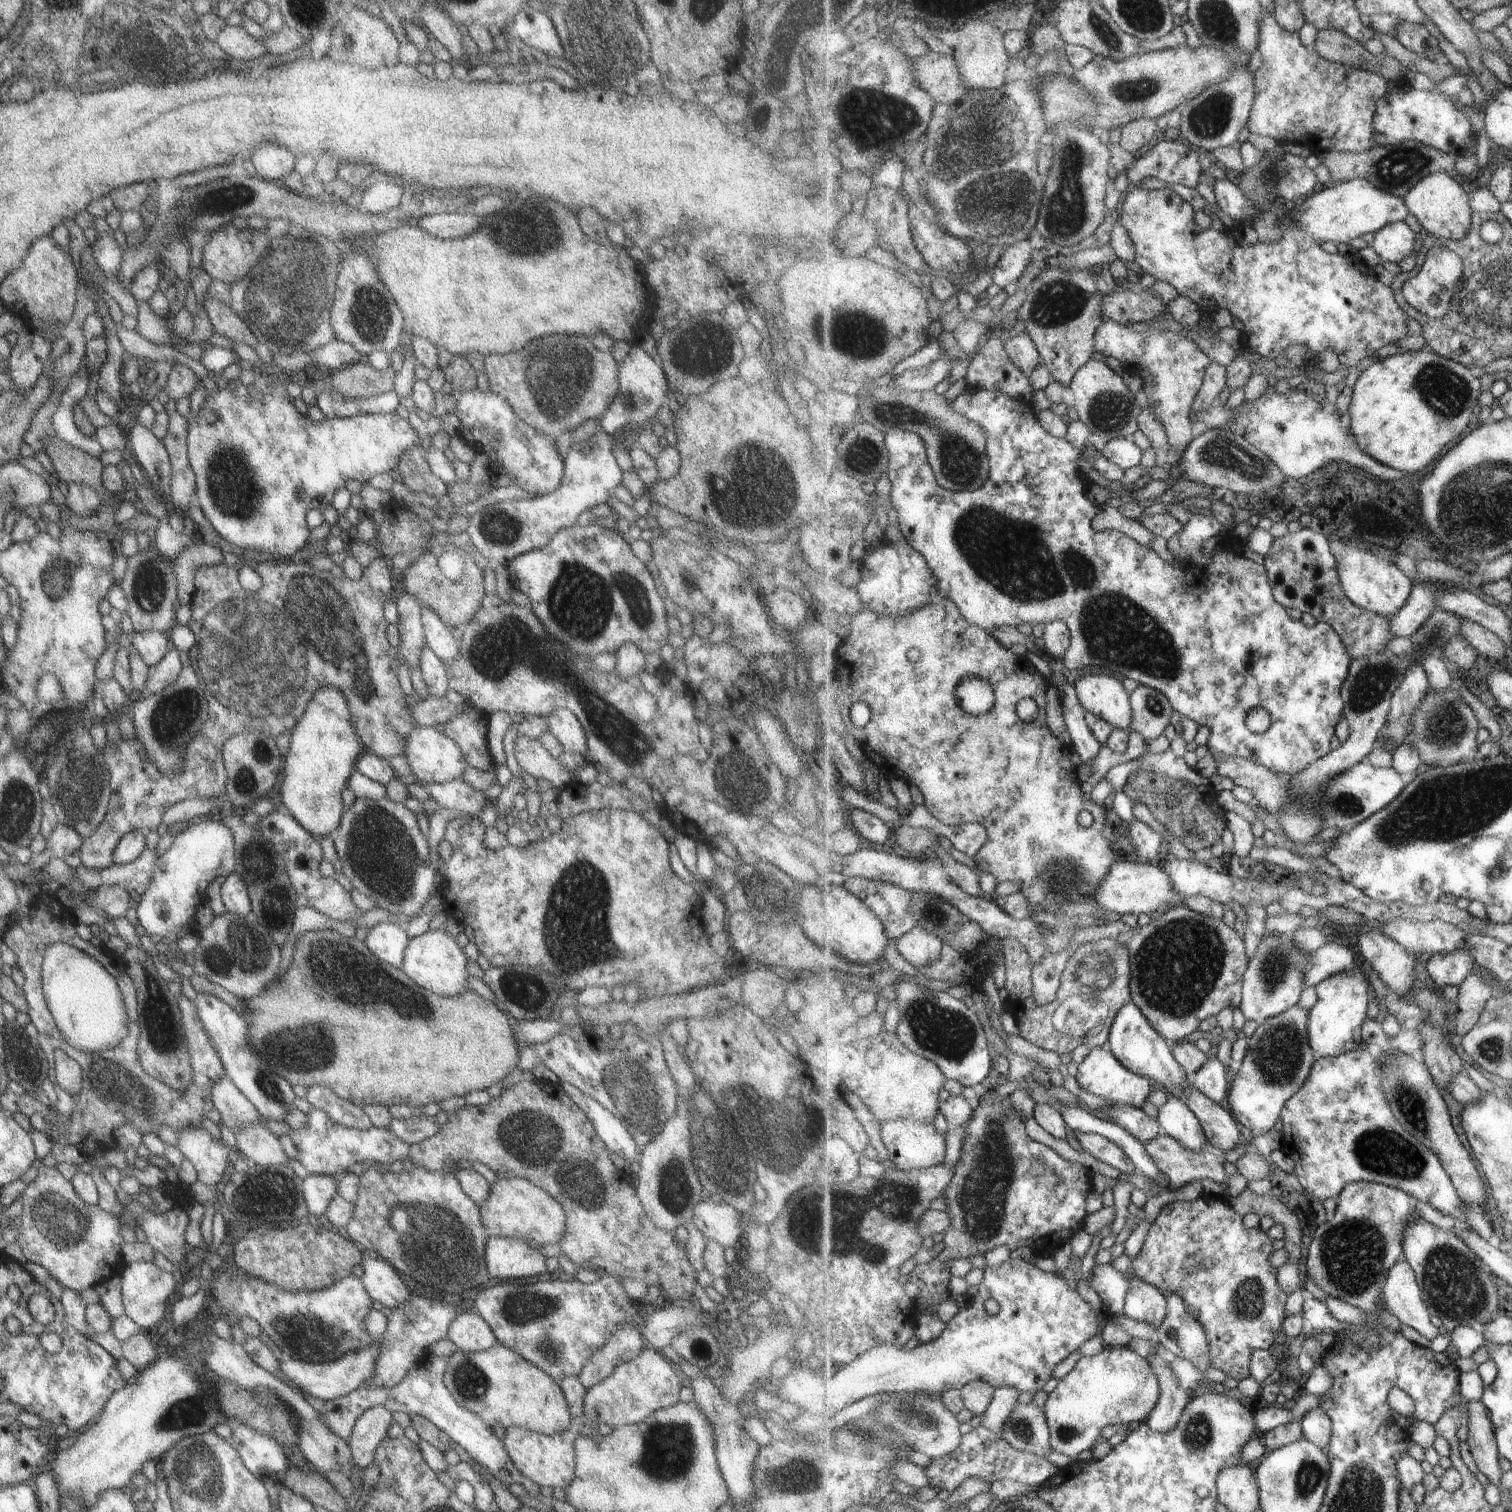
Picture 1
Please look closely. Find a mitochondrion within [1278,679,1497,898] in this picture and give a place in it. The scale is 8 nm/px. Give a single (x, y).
(1444, 725)

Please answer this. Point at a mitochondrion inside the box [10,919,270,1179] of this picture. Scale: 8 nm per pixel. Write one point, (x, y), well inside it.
(138, 1098)

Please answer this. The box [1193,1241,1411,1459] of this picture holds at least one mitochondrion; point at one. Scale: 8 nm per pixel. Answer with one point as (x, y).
(1247, 1302)

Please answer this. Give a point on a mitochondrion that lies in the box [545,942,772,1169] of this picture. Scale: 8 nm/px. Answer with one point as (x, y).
(630, 1080)

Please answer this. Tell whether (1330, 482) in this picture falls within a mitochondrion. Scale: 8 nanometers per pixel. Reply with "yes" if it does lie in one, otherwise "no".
no

